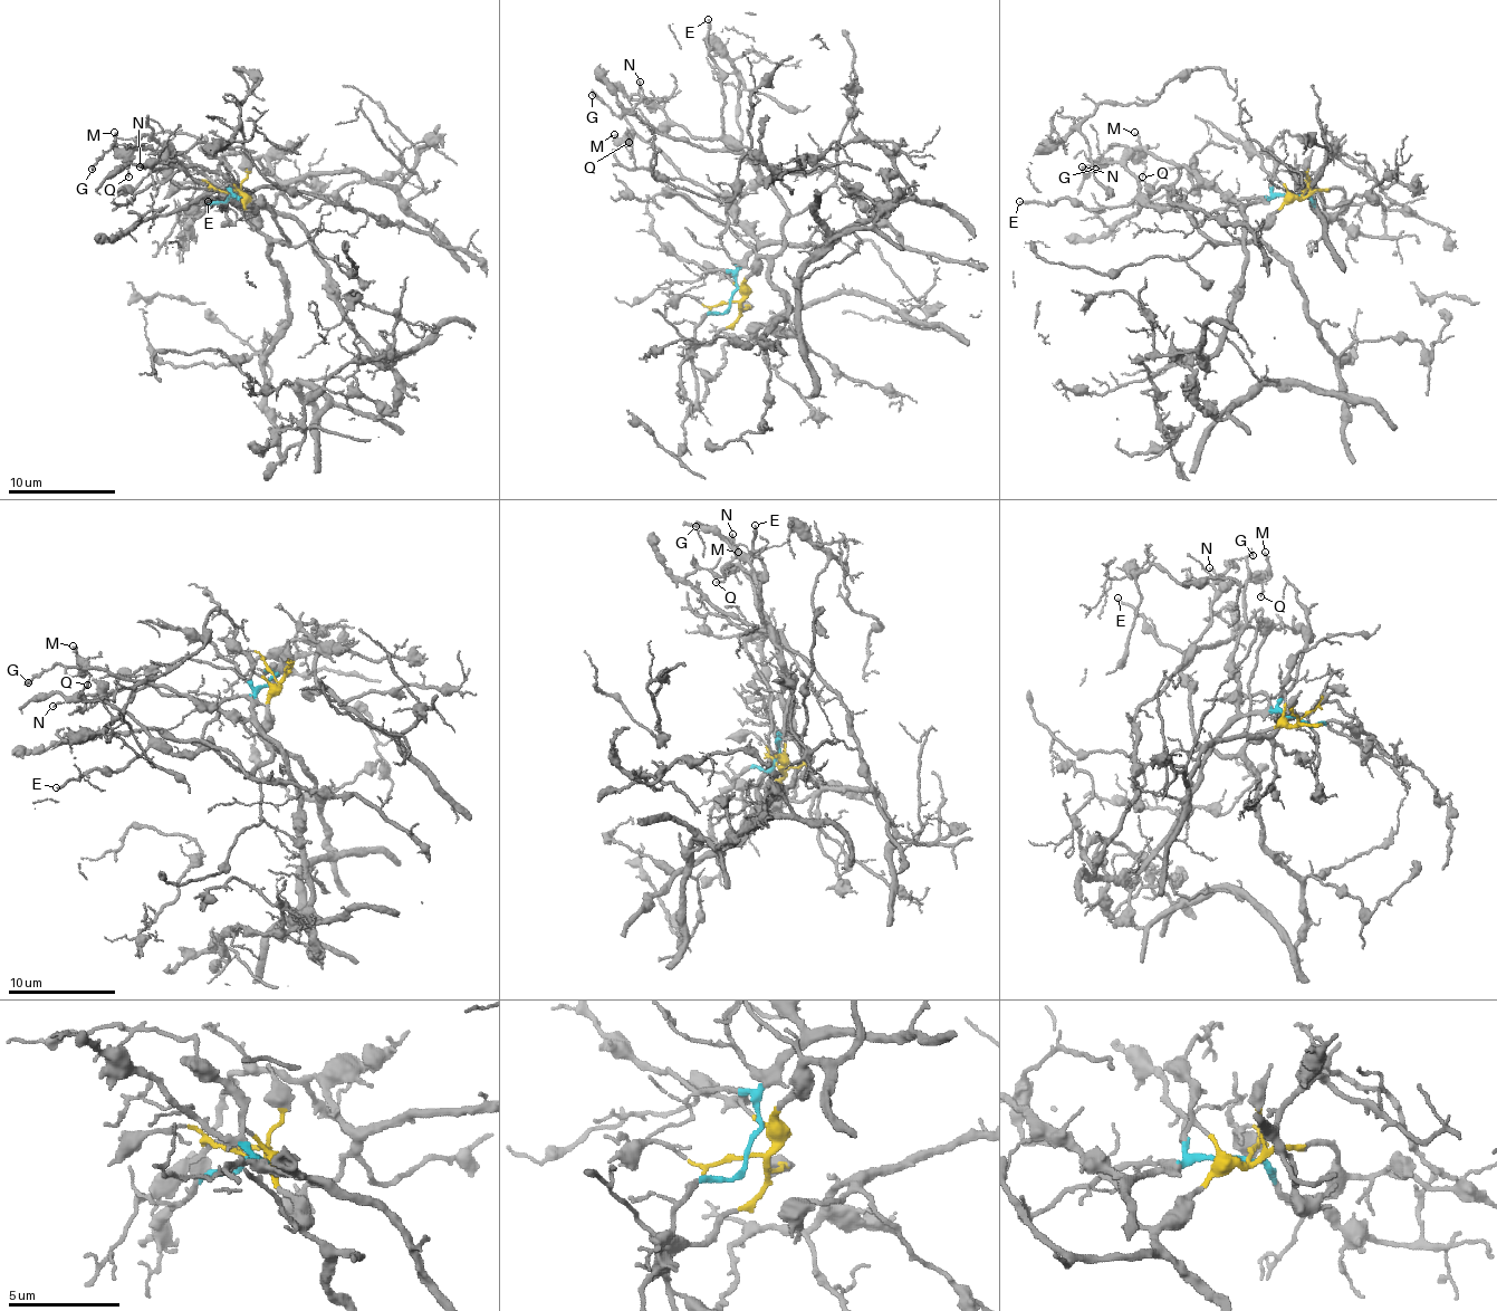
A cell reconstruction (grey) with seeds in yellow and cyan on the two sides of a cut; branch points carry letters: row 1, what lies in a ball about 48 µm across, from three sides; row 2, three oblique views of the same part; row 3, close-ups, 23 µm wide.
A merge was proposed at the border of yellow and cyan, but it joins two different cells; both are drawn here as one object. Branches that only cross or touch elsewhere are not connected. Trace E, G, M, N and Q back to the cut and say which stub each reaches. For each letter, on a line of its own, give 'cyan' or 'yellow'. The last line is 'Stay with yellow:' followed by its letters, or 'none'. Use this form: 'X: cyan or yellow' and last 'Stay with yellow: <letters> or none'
E: yellow
G: cyan
M: cyan
N: yellow
Q: cyan
Stay with yellow: E, N

